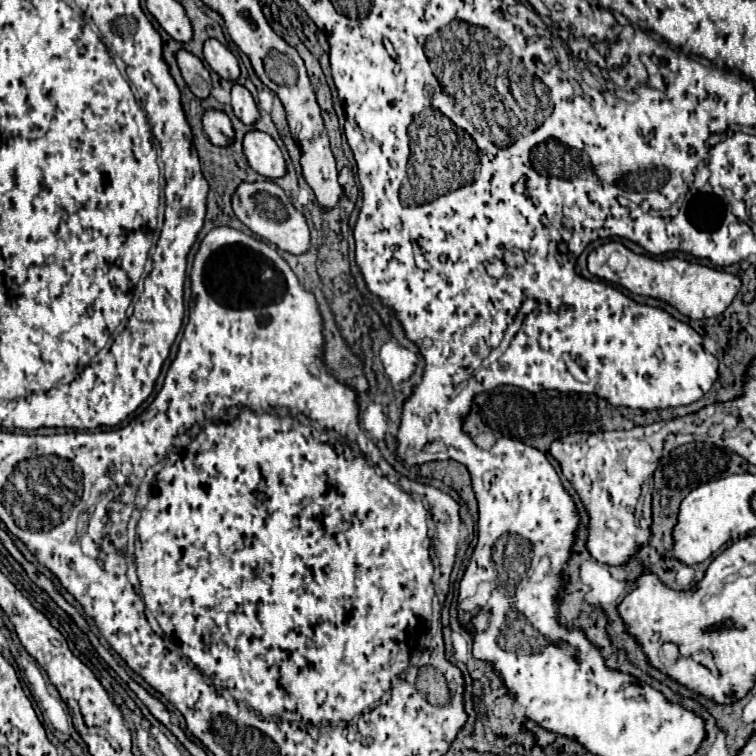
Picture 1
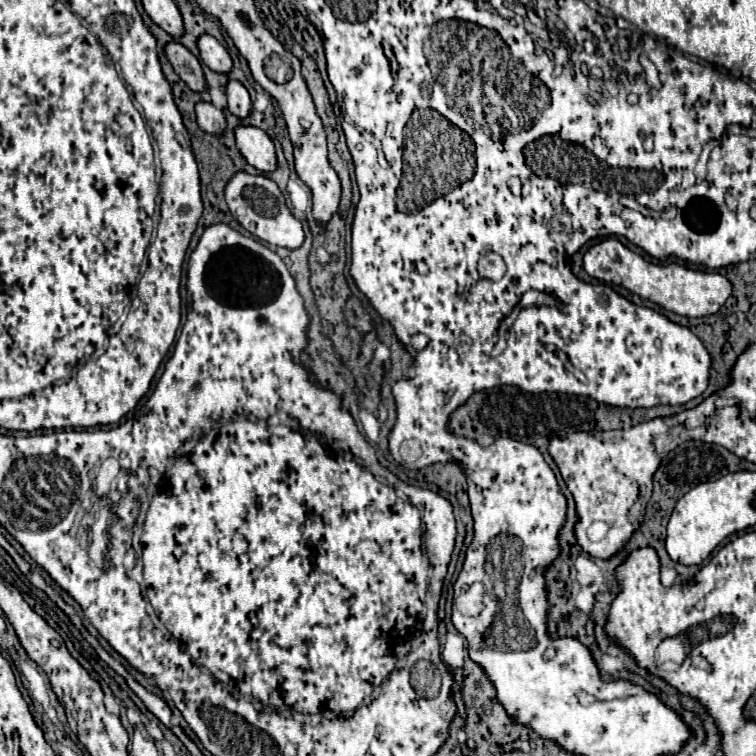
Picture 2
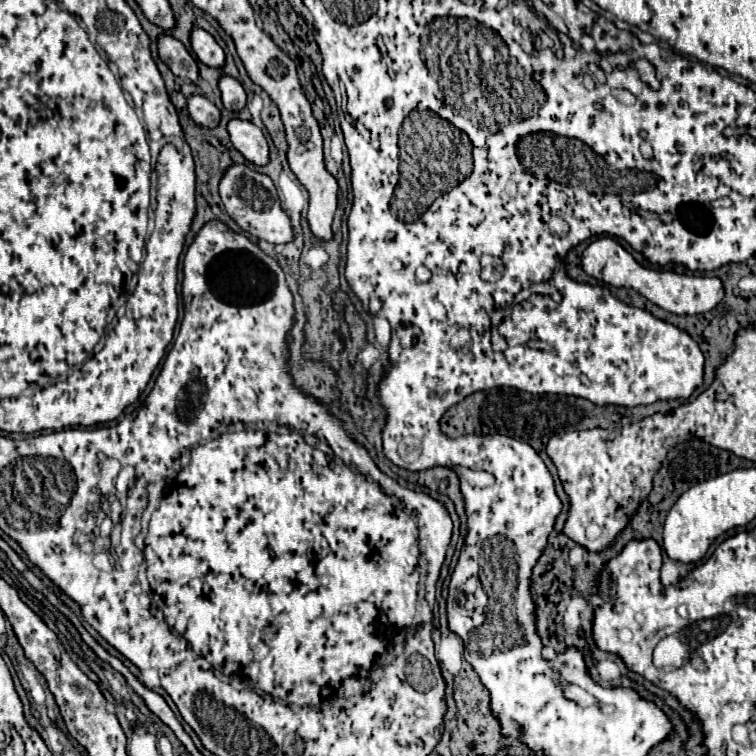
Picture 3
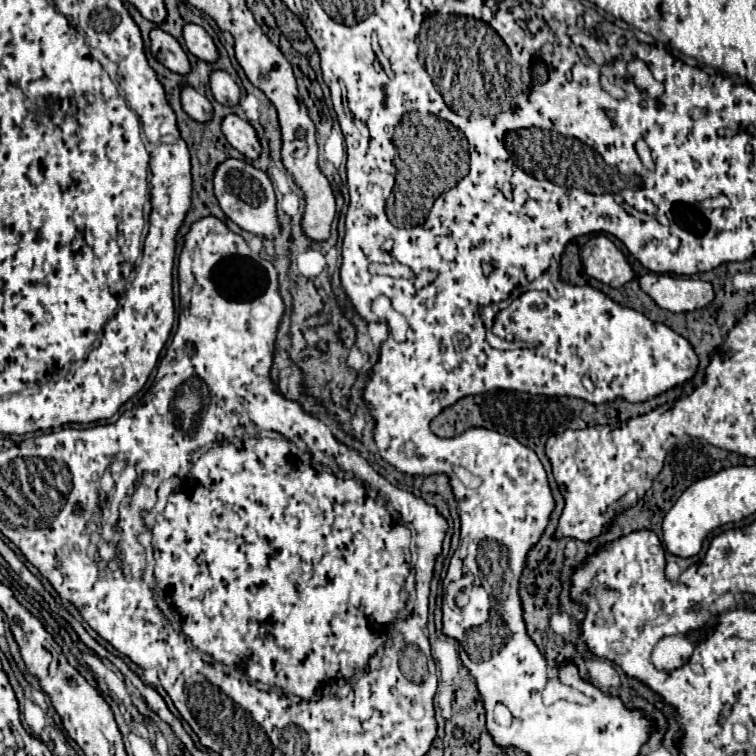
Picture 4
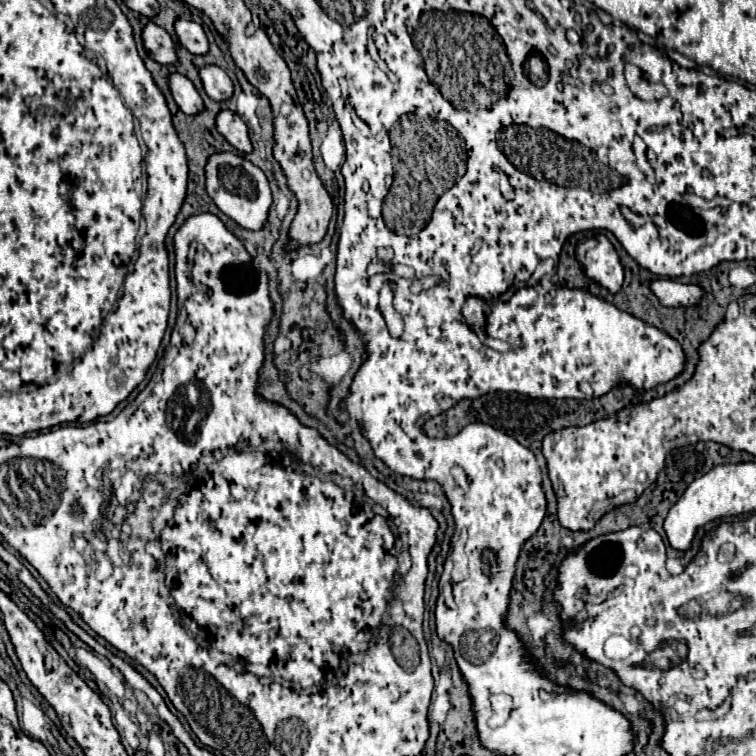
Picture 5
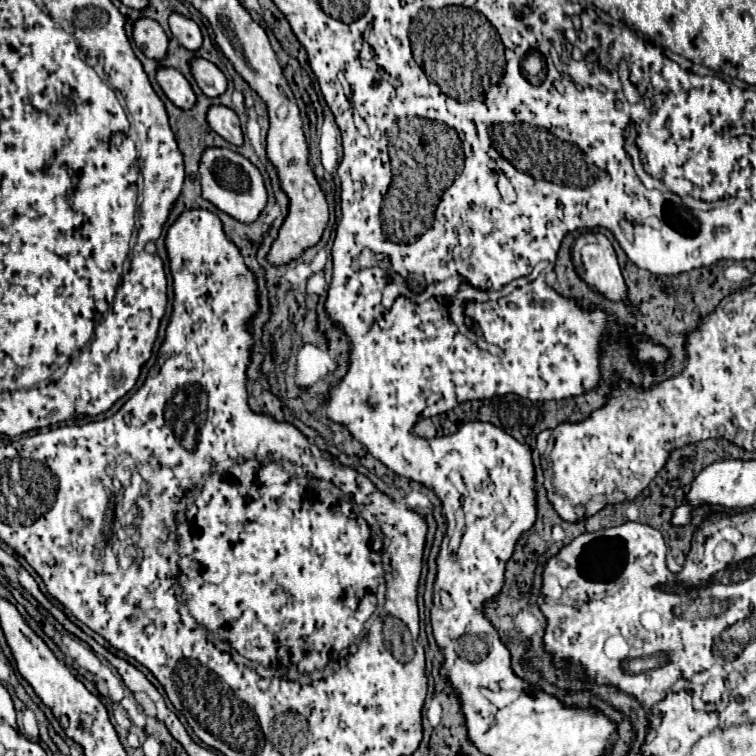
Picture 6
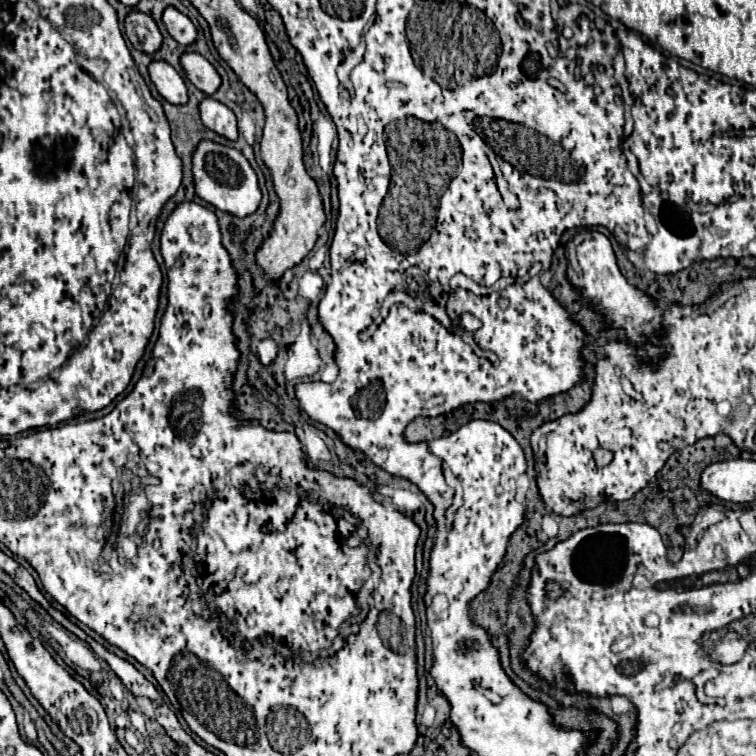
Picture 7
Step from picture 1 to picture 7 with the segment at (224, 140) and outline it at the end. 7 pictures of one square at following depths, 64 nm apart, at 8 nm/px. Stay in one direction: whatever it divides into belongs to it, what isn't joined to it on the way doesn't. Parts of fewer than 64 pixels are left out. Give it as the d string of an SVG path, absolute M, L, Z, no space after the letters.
M152 62L150 64L150 78L158 92L170 102L170 104L186 104L188 102L188 88L184 78L166 62Z

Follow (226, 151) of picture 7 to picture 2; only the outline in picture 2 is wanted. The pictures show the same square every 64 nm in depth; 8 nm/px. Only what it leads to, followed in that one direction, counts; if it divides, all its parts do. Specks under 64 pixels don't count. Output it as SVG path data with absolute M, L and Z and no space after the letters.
M238 172L226 184L226 202L230 206L232 216L252 236L258 236L260 240L264 240L268 244L282 246L282 248L288 248L288 250L298 250L304 244L302 222L292 216L292 212L286 206L286 198L284 198L282 190L268 176L250 176L246 172Z

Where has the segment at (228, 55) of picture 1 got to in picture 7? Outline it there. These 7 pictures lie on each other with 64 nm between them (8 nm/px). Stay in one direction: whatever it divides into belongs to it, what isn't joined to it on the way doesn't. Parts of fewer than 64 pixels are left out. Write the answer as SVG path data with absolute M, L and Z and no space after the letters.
M168 6L164 10L164 26L170 32L170 36L182 46L190 46L198 38L198 30L192 24L192 20L188 16L184 16L182 12L178 12L176 8L172 8L172 6Z

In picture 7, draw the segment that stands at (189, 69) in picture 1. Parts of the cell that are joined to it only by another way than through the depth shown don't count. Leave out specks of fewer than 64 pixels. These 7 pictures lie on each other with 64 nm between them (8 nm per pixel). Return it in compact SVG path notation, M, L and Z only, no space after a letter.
M130 12L126 16L126 34L128 34L128 40L132 42L132 46L146 54L156 54L162 46L162 34L156 26L156 22L152 20L152 16L144 16L142 12Z

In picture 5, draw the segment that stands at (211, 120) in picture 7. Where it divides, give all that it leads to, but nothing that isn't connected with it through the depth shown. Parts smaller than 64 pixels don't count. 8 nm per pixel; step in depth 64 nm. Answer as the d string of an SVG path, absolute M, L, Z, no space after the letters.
M222 110L222 112L216 116L216 126L218 126L218 132L220 132L238 152L250 154L250 152L254 150L246 122L244 122L238 114L234 114L232 110Z

